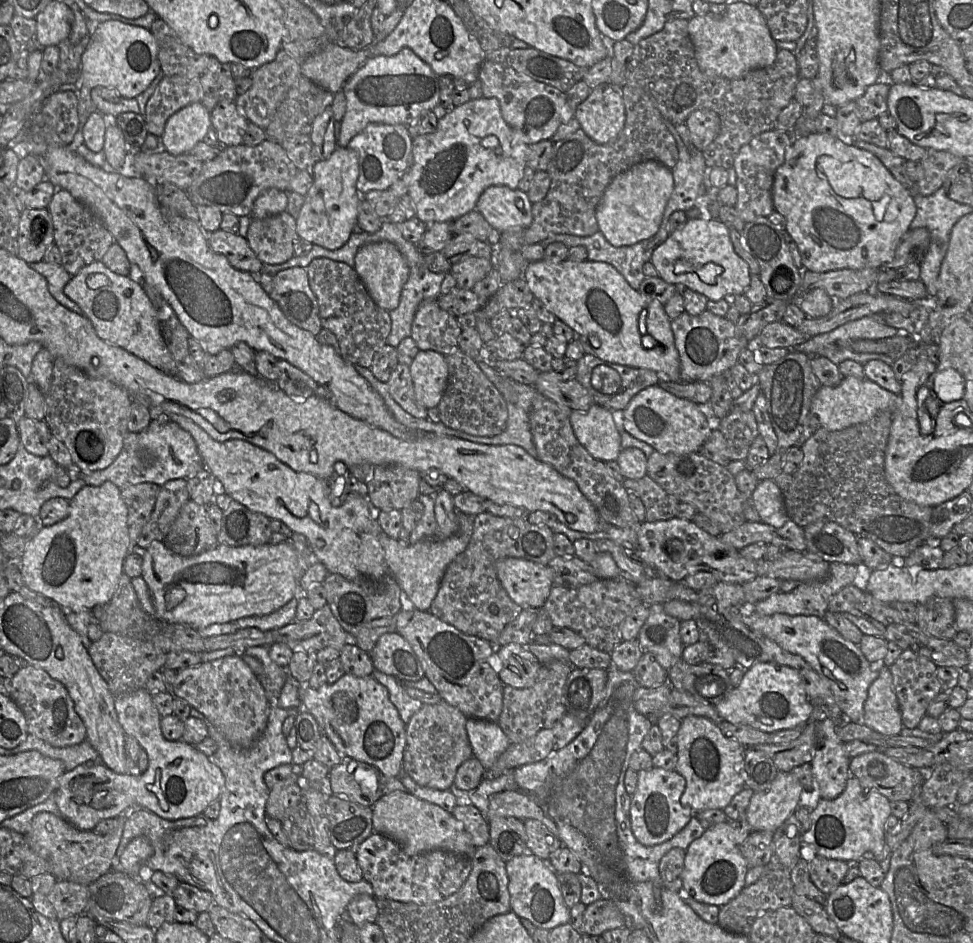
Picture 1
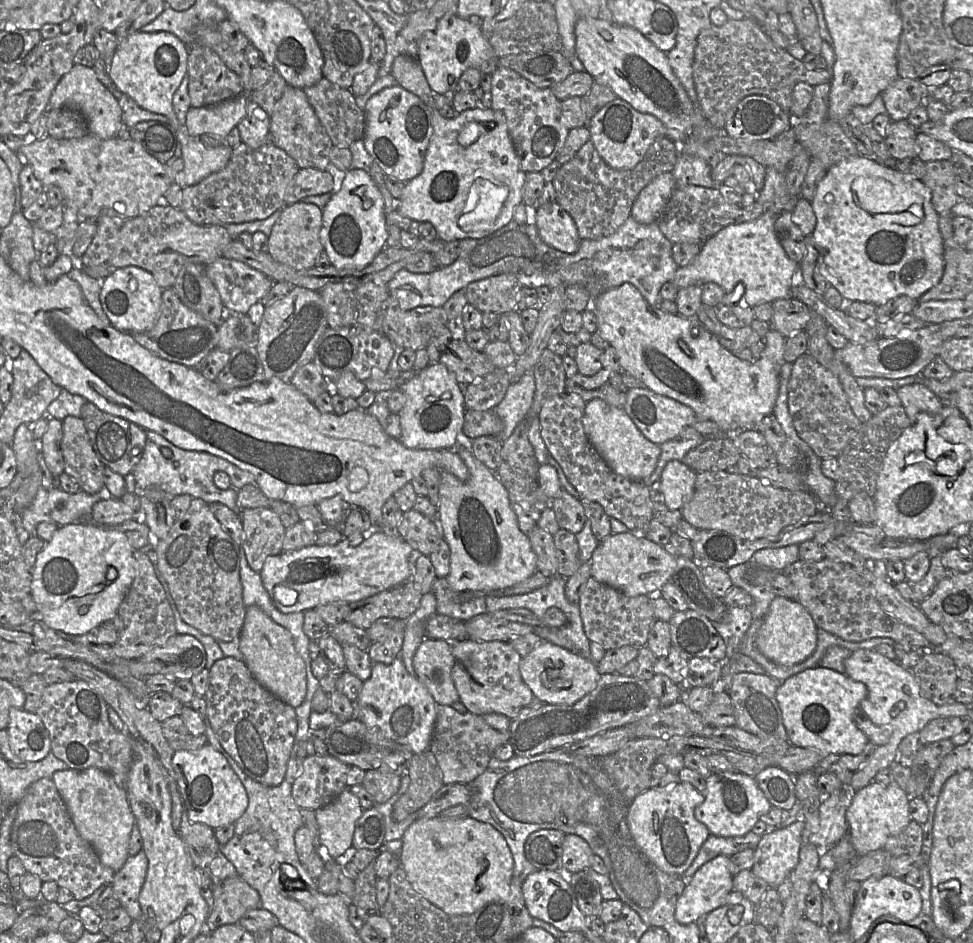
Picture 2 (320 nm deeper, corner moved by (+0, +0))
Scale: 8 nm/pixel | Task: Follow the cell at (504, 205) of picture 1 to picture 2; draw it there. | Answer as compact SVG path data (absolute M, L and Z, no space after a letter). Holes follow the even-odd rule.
M557 202L548 206L525 206L527 224L535 224L540 238L548 246L573 254L580 244L580 237L573 218Z

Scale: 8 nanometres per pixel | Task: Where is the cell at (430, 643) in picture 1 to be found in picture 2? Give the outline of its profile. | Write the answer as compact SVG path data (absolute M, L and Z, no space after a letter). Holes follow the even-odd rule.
M469 638L450 641L455 663L451 677L459 694L459 701L470 713L483 716L500 713L515 719L520 711L534 699L520 673L522 657L509 644L502 641L475 641Z

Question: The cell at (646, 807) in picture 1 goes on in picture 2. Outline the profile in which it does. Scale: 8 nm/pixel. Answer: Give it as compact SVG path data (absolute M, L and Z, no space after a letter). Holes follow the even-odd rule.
M688 782L650 788L631 803L626 816L630 834L647 858L660 870L682 876L709 837L708 828L695 818L695 809L705 796Z

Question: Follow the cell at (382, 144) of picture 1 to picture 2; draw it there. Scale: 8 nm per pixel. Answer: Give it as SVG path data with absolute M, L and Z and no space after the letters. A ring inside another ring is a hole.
M402 86L388 87L372 96L365 106L365 148L386 176L408 182L418 176L433 135L432 108Z

